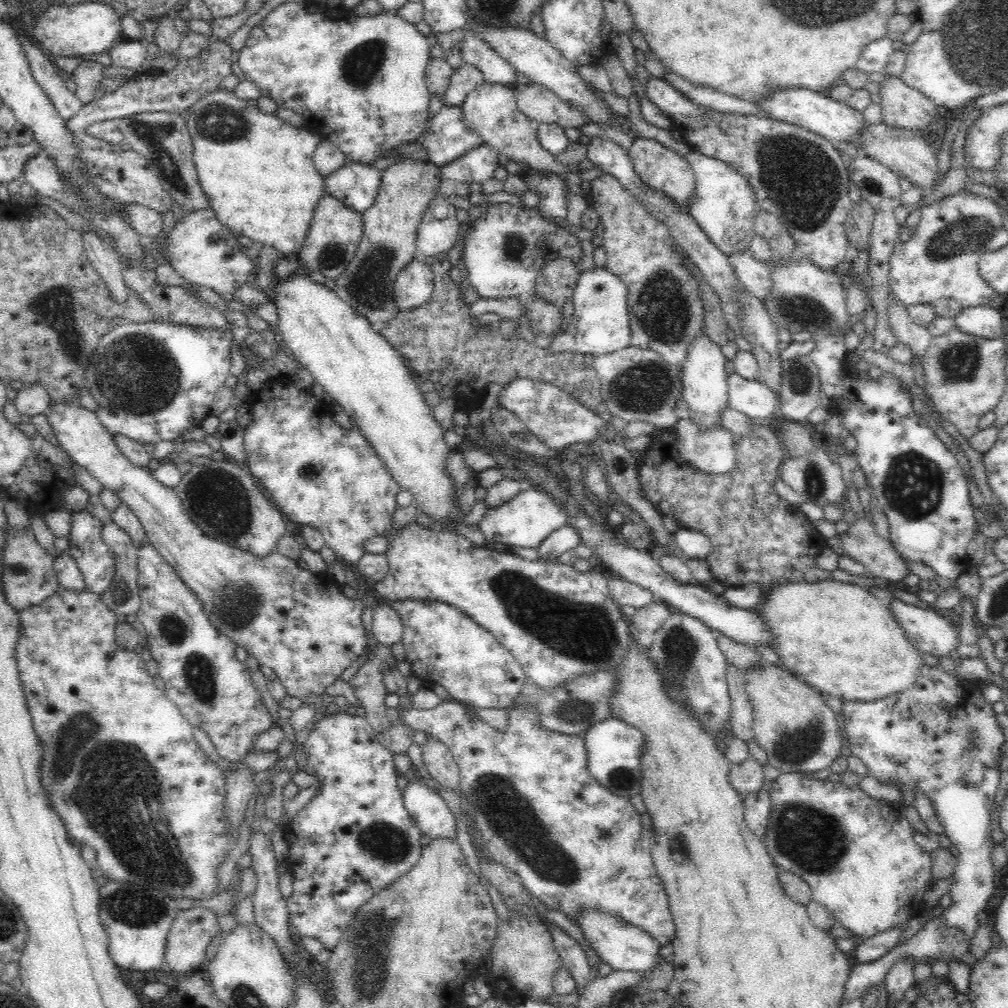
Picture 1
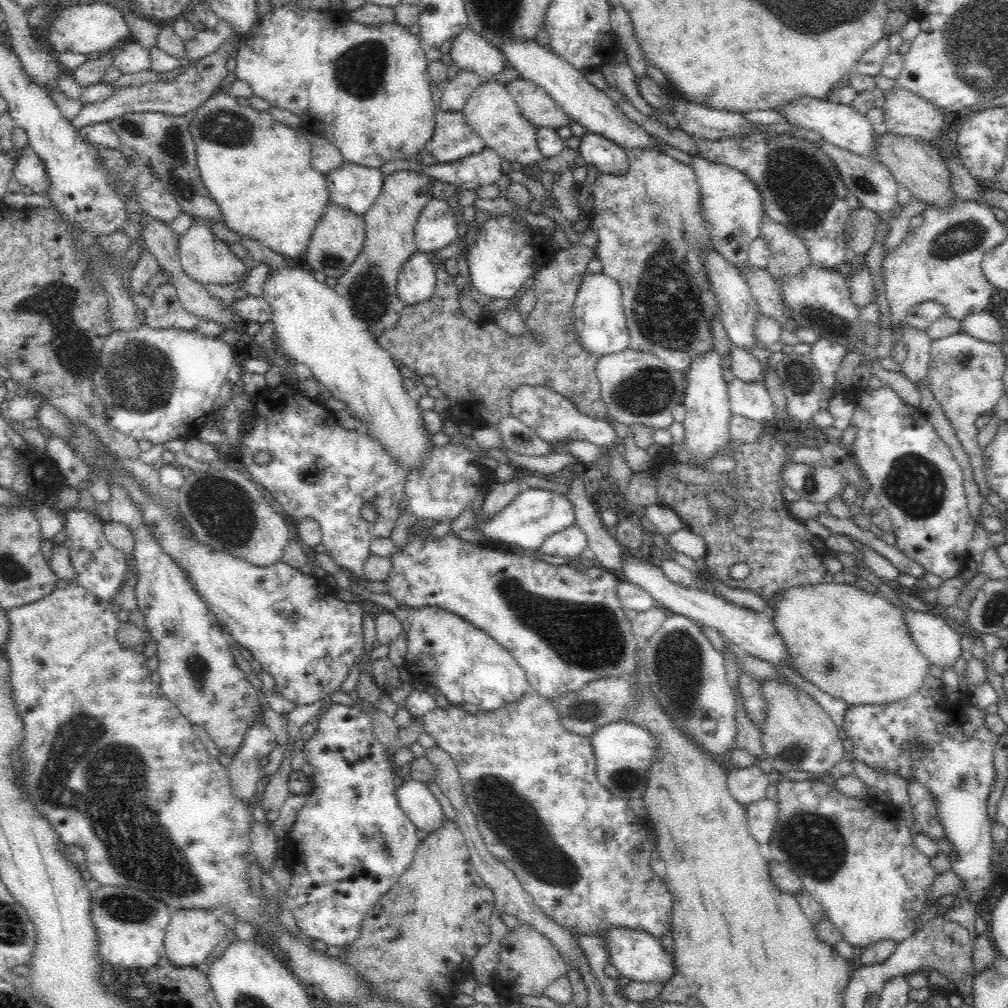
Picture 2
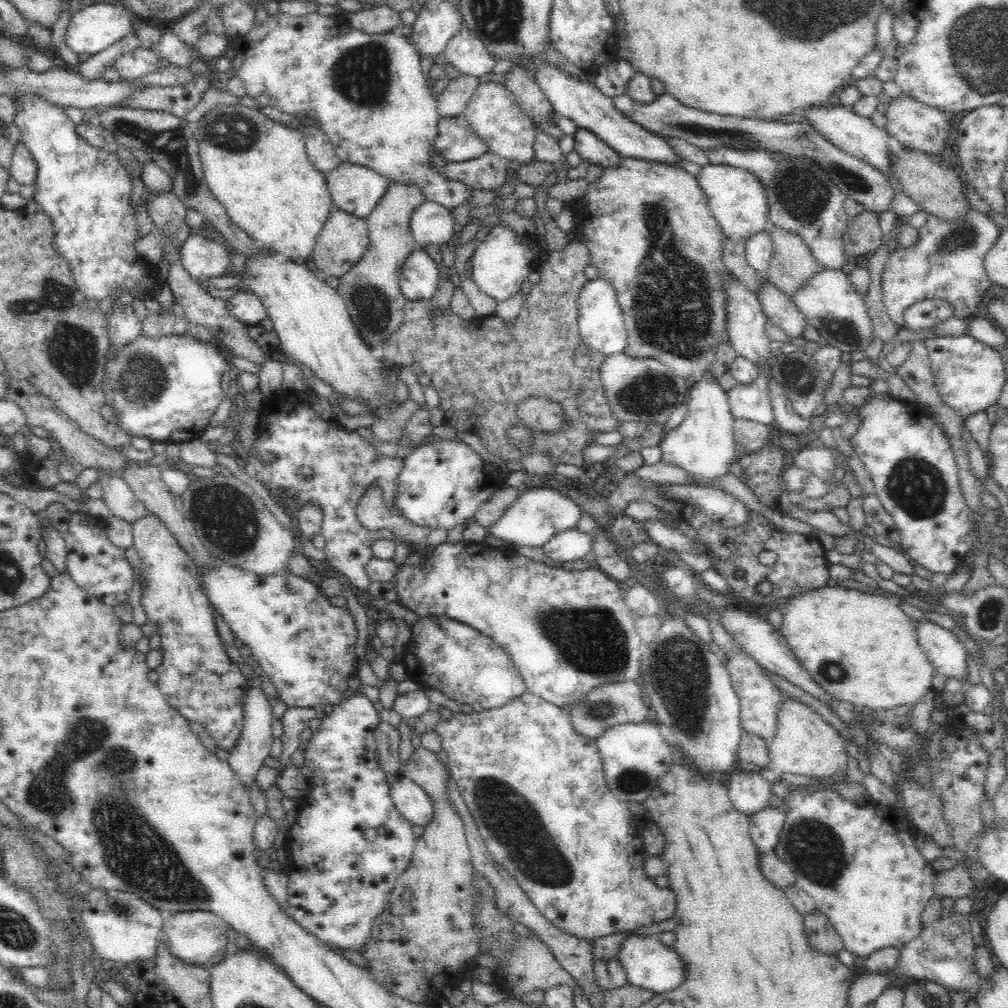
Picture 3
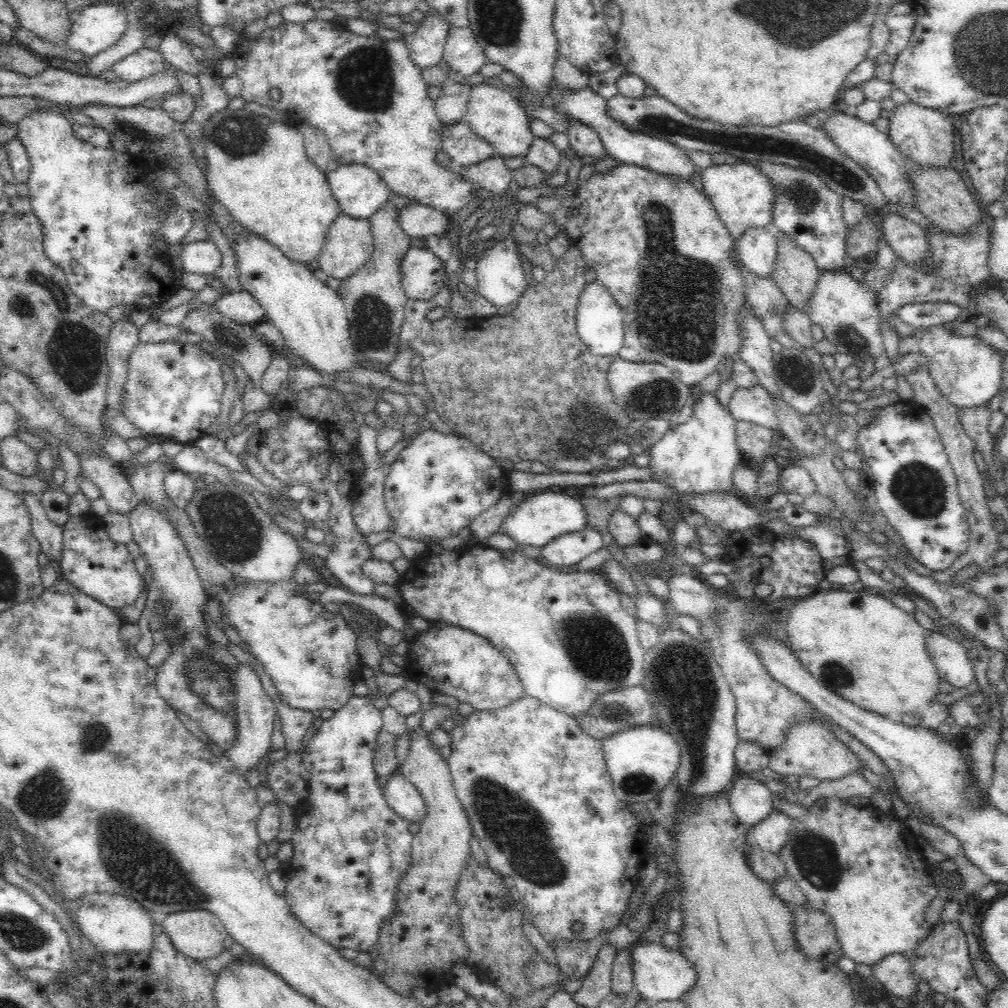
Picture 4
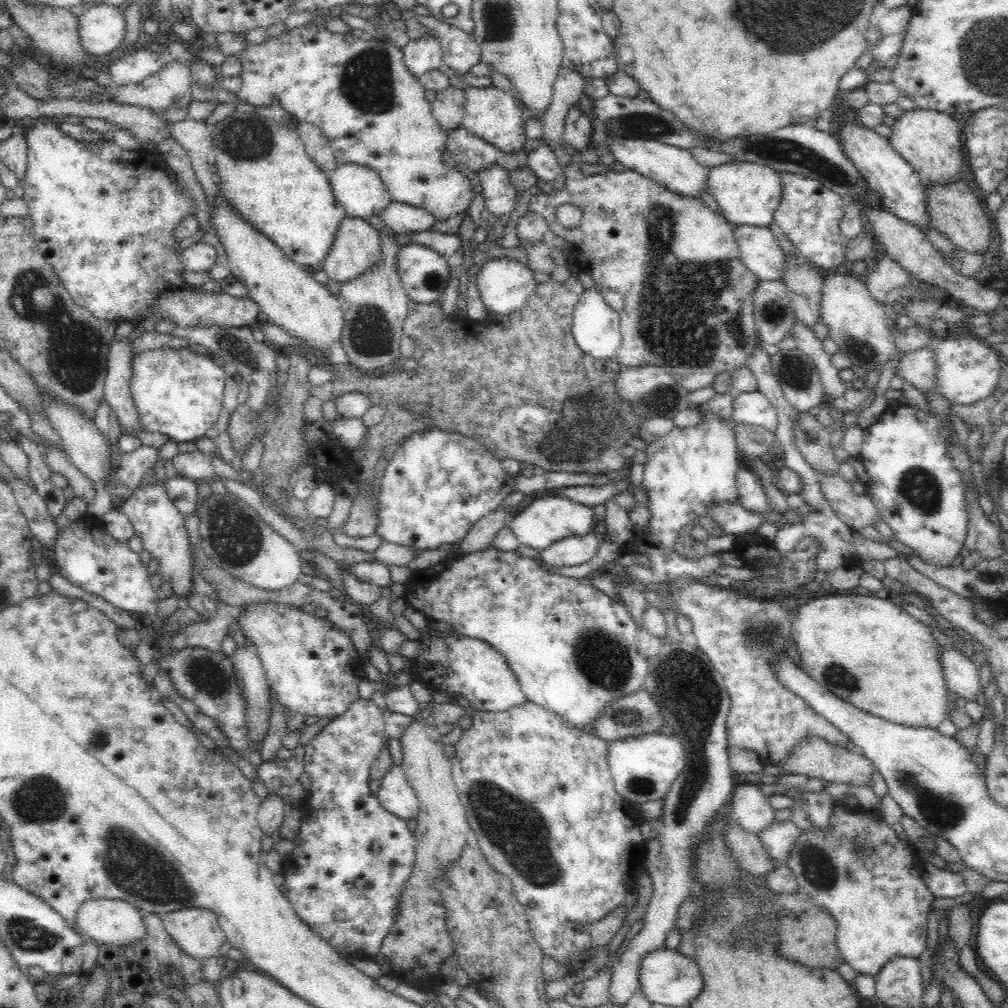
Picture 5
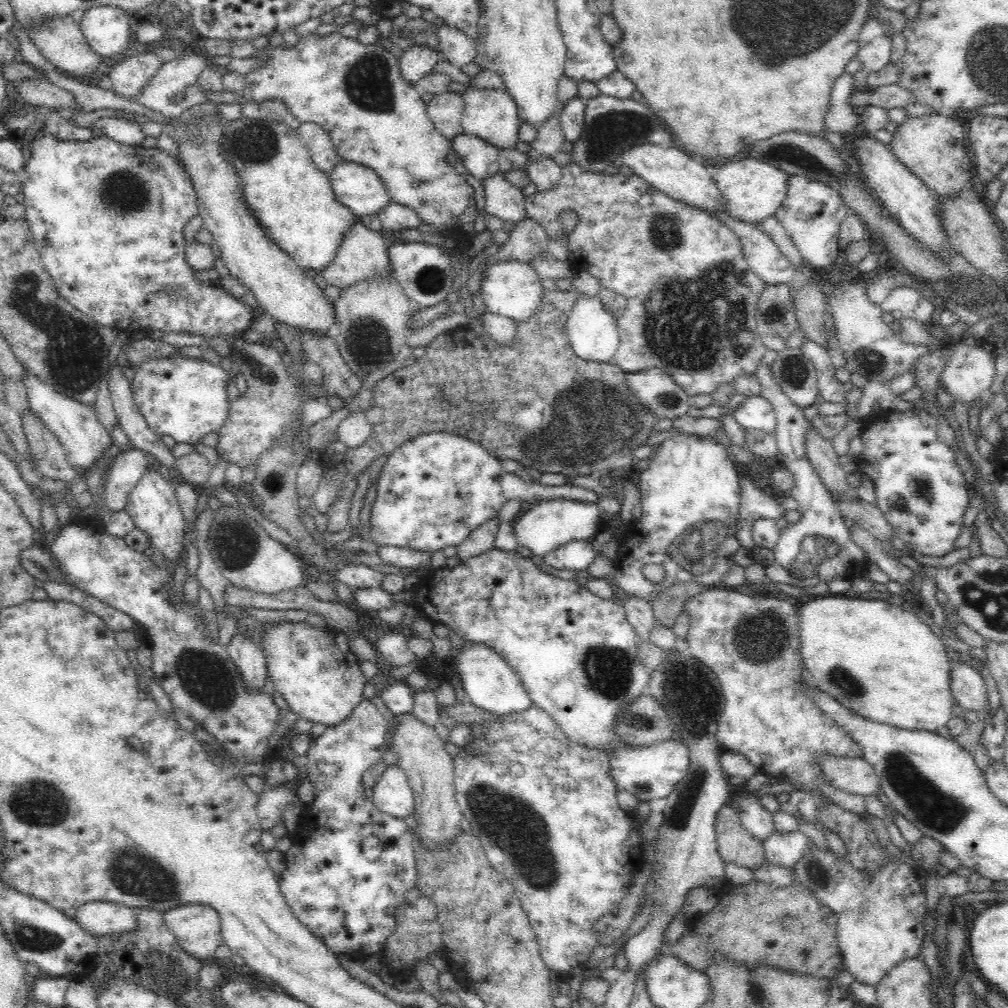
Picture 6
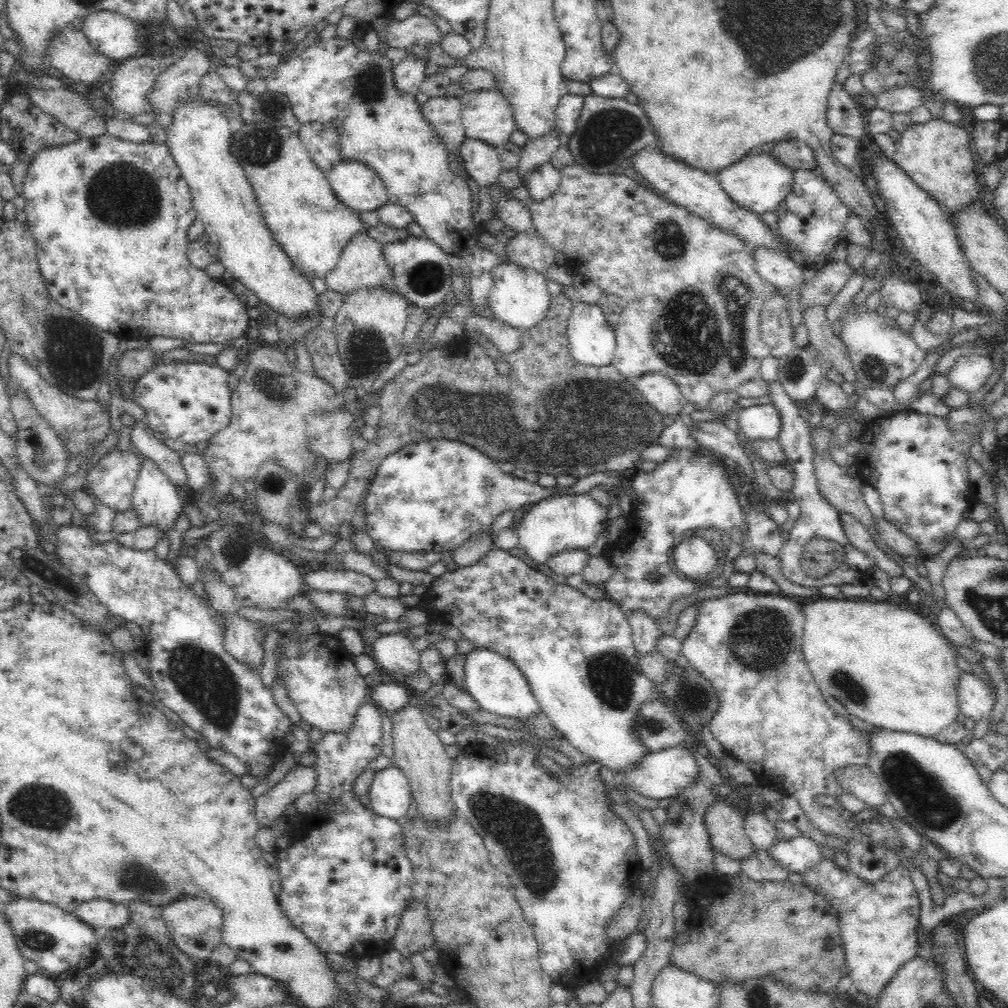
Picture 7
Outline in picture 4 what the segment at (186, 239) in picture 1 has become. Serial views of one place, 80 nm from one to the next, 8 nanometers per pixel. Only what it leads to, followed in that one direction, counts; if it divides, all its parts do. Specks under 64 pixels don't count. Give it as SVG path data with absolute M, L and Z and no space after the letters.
M208 238L186 243L180 255L179 267L192 274L213 274L222 263L220 250Z

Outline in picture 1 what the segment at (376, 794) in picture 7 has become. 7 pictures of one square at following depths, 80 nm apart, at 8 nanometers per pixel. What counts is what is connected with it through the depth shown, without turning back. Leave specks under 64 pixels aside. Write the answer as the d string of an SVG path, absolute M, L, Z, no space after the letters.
M410 777L402 790L402 802L421 834L430 838L455 838L456 824L452 811L432 788L417 777Z

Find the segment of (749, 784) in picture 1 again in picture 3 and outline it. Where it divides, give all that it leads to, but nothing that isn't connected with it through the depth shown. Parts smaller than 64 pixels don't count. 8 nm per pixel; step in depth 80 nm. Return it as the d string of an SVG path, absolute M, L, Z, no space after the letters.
M739 769L726 778L726 785L730 802L748 818L770 806L771 784L760 773L745 773Z

